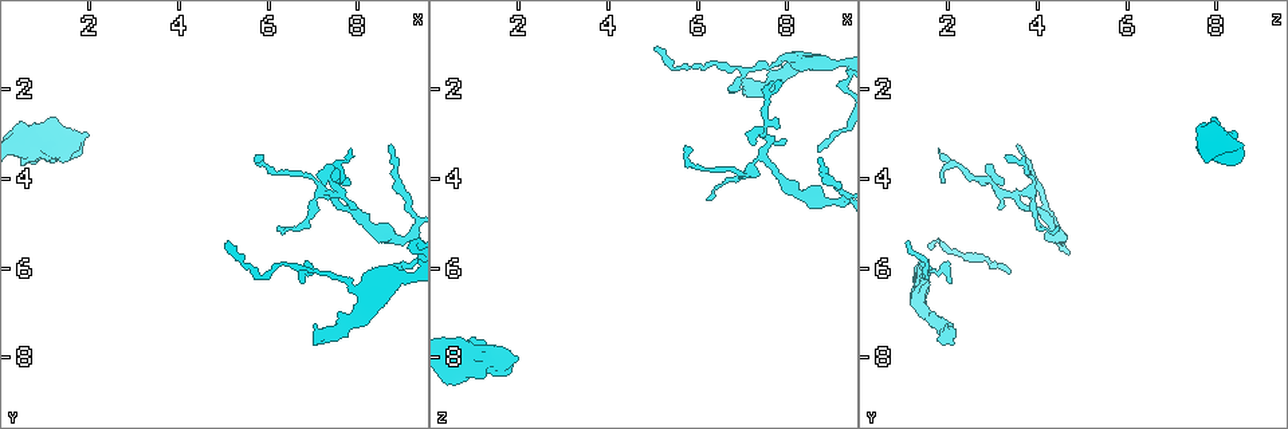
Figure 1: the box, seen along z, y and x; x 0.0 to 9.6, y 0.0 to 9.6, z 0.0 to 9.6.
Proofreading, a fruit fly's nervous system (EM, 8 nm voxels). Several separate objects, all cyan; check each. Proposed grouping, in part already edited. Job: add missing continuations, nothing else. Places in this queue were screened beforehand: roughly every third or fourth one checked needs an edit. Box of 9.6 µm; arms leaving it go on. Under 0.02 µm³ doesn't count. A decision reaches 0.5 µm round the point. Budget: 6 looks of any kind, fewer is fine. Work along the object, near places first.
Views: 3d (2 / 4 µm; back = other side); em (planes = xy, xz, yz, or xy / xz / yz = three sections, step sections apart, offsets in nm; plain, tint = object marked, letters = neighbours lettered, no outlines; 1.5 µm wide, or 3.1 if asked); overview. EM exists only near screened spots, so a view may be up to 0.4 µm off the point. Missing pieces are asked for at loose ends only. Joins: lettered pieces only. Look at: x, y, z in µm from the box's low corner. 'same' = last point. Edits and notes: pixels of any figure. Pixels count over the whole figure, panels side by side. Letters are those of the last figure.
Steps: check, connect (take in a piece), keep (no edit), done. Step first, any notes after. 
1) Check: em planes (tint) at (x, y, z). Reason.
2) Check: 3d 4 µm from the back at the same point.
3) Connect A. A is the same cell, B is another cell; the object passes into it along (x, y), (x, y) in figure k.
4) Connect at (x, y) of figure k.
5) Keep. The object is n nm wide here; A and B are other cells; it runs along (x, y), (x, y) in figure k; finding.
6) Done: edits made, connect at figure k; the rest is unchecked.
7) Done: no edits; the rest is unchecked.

Check: em planes (letters) at (8.70, 3.25, 3.60). Tapers out.

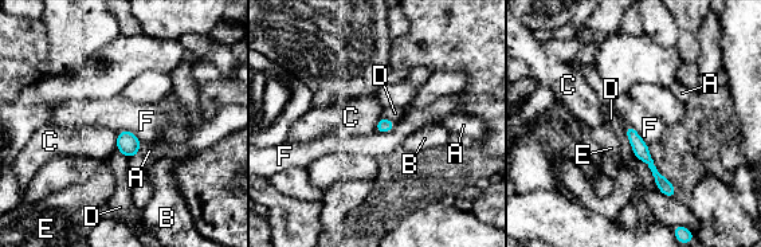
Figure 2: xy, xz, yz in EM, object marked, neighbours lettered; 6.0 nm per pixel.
Keep. A, B, C, D, E and F are other cells; a border runs along (396, 122), (389, 130), (375, 130) in figure 2; none of them fits.

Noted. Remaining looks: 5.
Check: em yz step 4 (plain) at (7.60, 4.10, 1.90). Branch stops here.

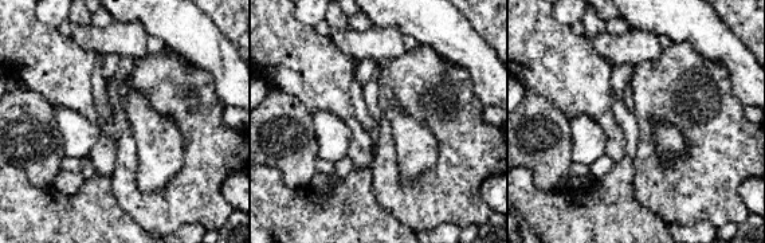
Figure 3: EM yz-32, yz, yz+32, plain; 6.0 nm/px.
Check: em yz step 4 (letters) at the same point. What lies round it.

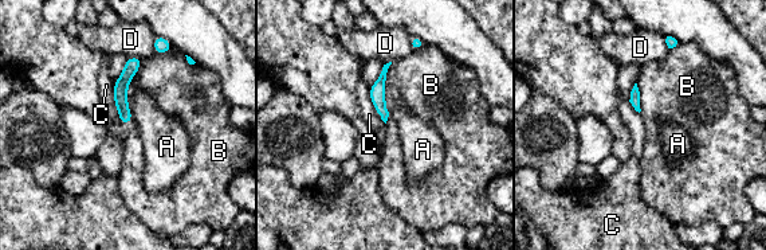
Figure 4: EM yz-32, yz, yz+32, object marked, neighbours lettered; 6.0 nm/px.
Keep. A, B, C and D are other cells; it runs along (136, 61), (121, 84), (122, 120) in figure 4; no lettered piece goes on from it.

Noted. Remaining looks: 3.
Check: em xz step 8 (tint) at (7.05, 7.70, 2.10). An open end.

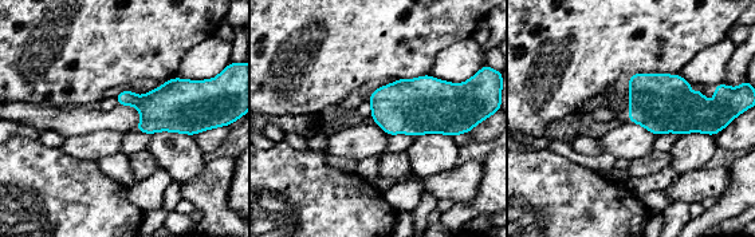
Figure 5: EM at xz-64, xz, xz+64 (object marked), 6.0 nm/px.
Check: em yz step 4 (letters) at the same point.

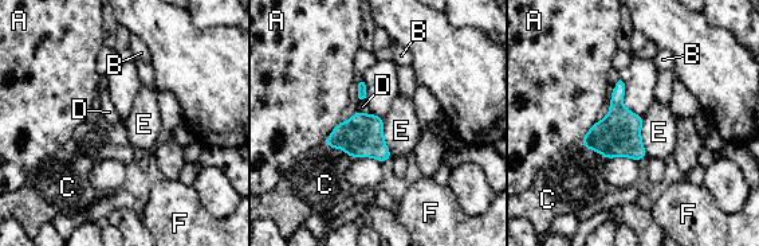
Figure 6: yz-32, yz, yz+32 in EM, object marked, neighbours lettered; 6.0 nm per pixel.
Connect C. The longest contact is with E, 260 nm; C is the same cell, A, B, D, E and F are other cells; the object passes into it along (362, 136), (338, 147), (325, 184) in figure 6; the neuron continues.

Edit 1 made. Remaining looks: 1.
Done: edits made, connect at figure 6; the rest is unchecked.

